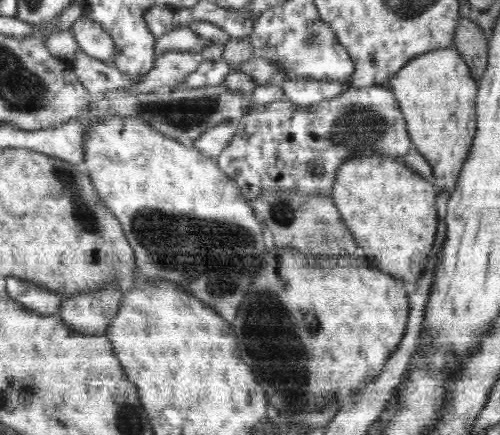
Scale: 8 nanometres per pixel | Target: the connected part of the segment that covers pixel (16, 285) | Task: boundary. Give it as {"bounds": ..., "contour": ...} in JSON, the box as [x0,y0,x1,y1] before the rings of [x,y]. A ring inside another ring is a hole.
{"bounds":[6,276,61,316],"contour":[[[14,276],[6,279],[6,292],[12,300],[24,306],[26,310],[37,312],[40,316],[50,316],[61,308],[58,294]]]}

